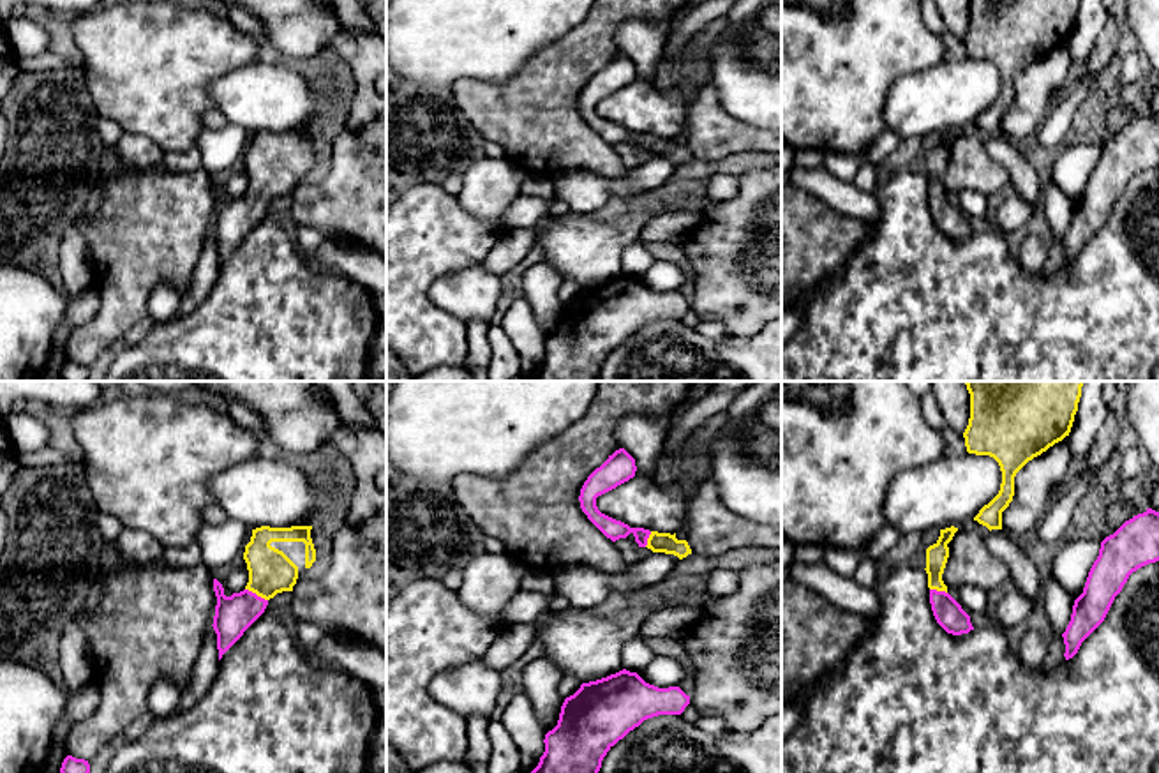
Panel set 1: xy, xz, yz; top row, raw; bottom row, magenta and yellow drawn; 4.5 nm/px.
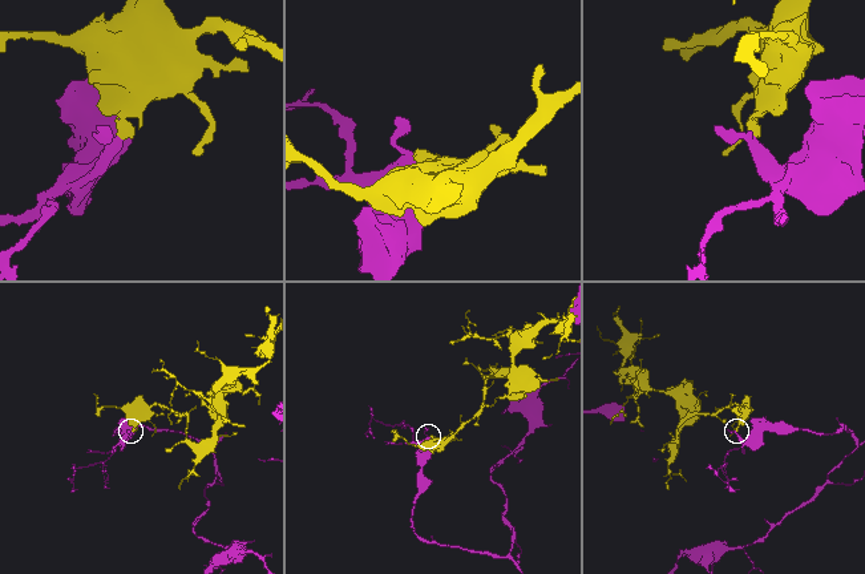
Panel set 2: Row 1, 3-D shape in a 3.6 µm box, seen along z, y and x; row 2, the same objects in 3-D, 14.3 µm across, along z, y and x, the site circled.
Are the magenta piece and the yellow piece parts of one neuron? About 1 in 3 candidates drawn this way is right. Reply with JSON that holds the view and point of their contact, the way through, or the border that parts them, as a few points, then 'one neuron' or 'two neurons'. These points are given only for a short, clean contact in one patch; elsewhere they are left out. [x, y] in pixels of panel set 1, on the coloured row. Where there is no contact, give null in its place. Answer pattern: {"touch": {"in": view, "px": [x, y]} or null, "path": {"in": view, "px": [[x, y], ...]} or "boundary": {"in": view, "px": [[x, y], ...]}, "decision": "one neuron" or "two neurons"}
{"touch": {"in": "xy", "px": [254, 593]}, "path": {"in": "xy", "px": [[233, 615], [254, 593], [270, 570]]}, "decision": "one neuron"}

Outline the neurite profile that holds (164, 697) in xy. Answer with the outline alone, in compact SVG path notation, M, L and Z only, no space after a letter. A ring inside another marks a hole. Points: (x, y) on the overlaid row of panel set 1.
M159 679L148 694L148 713L153 720L168 718L178 711L182 692L169 679Z

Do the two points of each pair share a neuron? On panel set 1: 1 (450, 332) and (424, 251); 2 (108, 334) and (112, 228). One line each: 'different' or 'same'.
1: same
2: same

